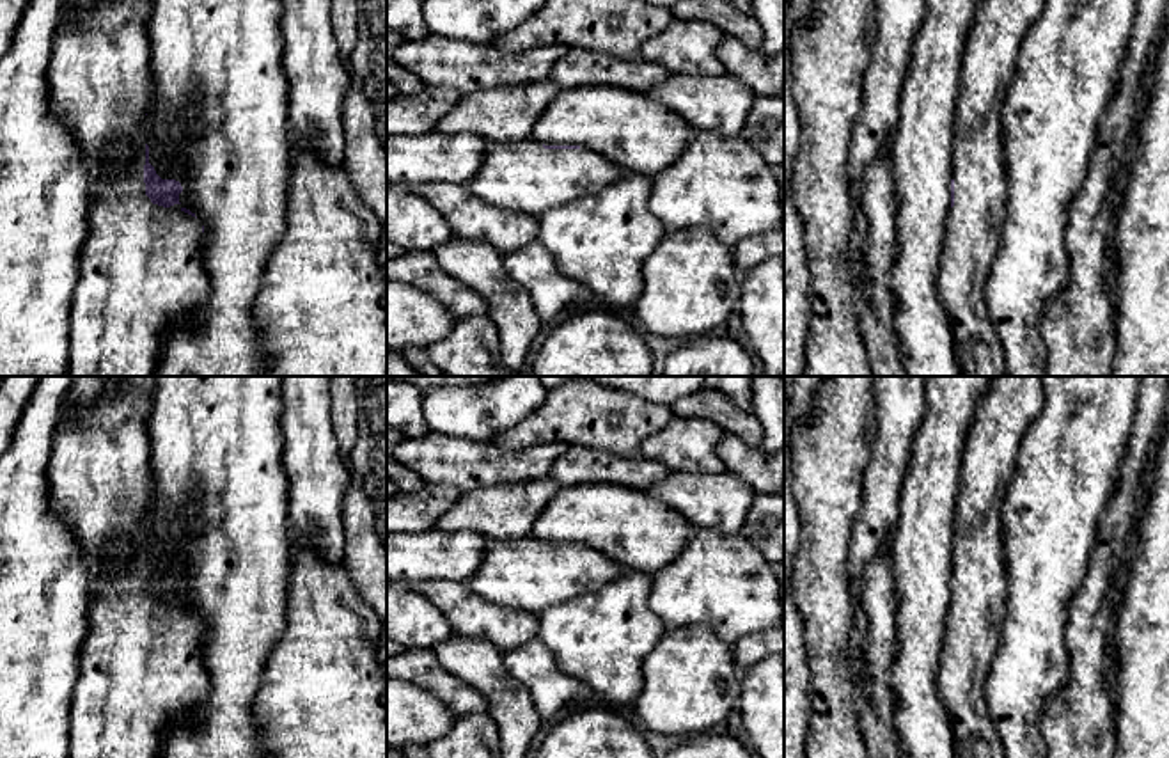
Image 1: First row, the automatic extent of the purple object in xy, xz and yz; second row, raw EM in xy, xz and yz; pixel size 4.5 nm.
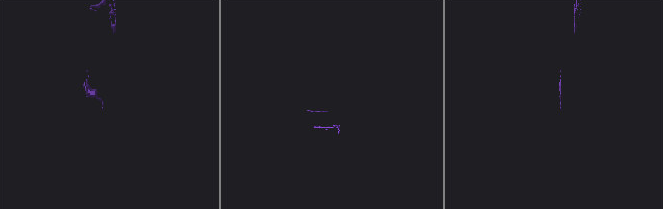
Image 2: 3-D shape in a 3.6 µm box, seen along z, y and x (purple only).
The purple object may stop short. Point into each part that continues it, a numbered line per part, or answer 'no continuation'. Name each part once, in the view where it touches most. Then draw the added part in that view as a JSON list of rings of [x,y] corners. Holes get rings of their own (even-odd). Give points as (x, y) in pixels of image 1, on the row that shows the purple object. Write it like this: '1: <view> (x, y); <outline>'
1: xy (141, 272); [[[144,115],[131,149],[115,163],[101,158],[101,170],[92,178],[89,201],[89,234],[78,257],[78,280],[71,300],[71,351],[66,376],[154,376],[163,336],[177,327],[209,296],[209,279],[202,265],[202,224],[177,206],[153,204],[145,195],[145,144],[151,140],[151,117]]]

